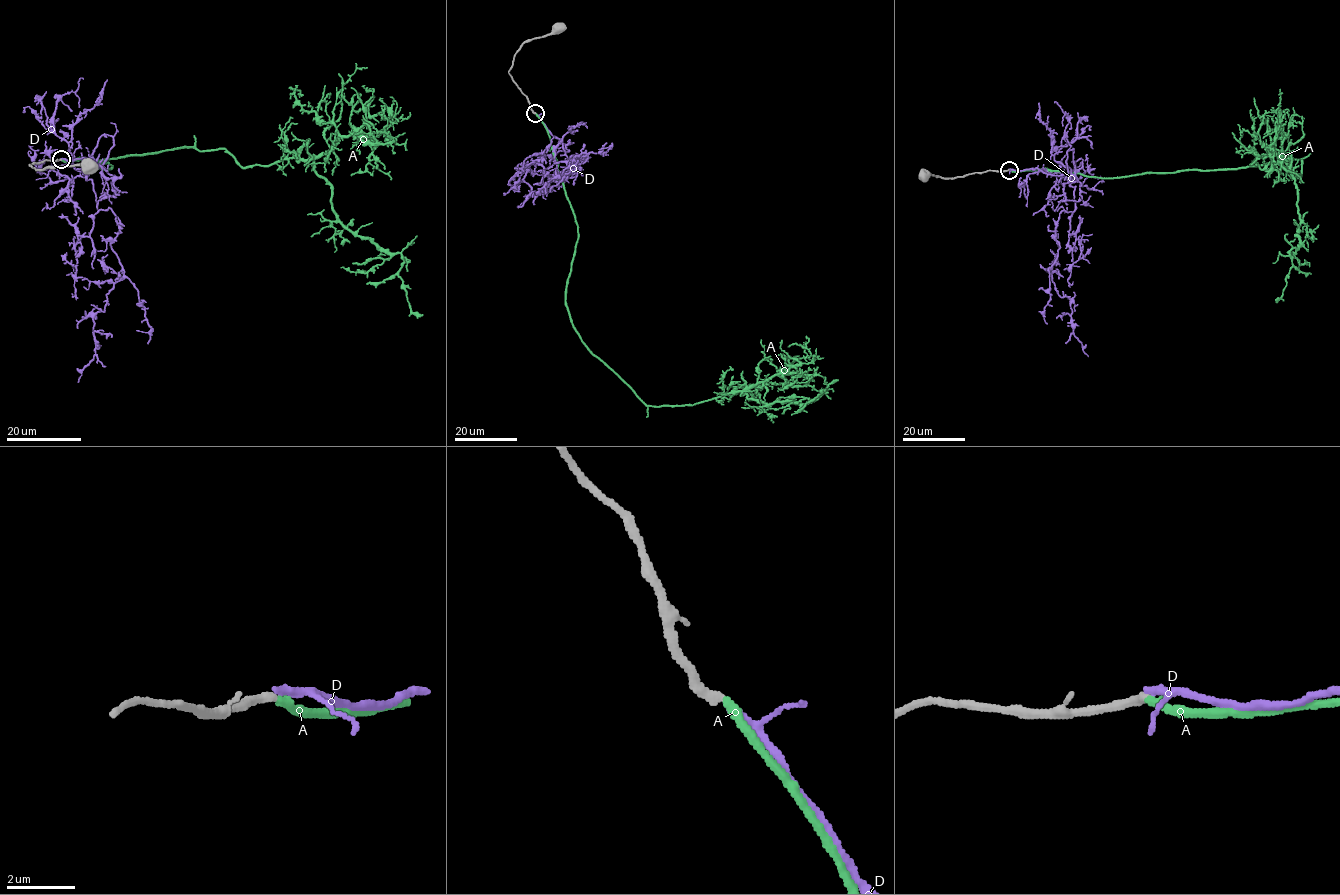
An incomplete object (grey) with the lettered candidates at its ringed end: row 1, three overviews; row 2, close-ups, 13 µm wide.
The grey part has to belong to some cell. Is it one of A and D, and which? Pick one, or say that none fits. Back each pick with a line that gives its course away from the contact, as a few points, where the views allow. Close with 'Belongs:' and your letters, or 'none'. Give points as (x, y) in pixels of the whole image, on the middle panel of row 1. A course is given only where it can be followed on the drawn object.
A: Its course: (535, 113), (577, 226), (570, 321), (645, 403), (693, 404), (738, 388), (768, 404), (803, 403), (838, 379)
Belongs: A

